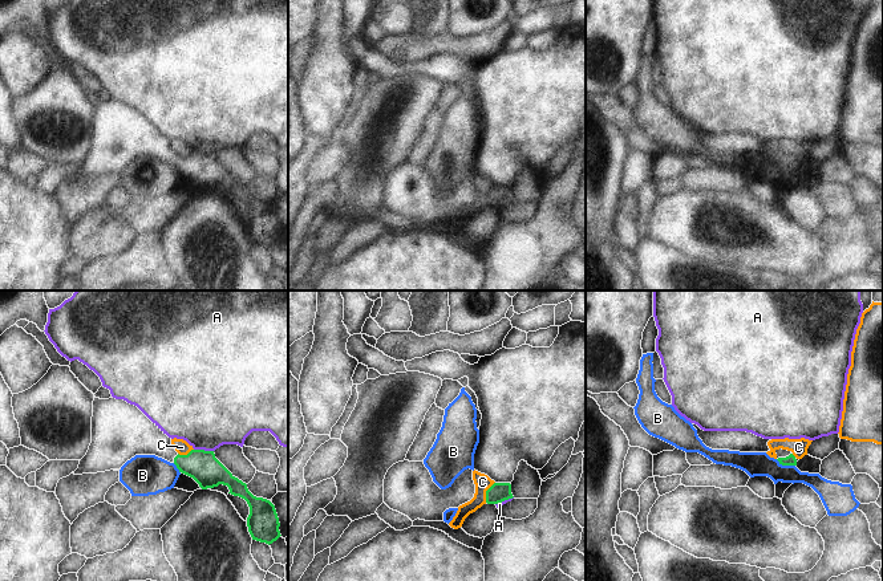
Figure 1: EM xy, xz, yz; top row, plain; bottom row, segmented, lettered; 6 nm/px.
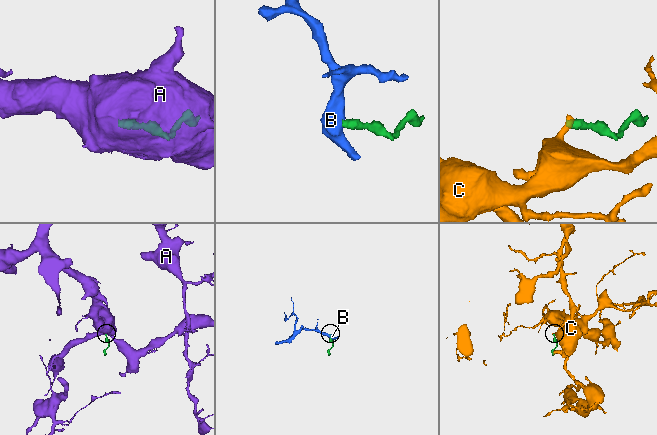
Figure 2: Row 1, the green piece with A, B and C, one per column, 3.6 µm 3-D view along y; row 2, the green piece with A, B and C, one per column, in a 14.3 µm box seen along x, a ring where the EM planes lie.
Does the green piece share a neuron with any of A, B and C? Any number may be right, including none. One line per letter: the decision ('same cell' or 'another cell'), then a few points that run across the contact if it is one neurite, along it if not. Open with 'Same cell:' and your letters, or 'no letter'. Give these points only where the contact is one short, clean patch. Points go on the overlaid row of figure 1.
Same cell: no letter
A: another cell; line xy (194, 449), (213, 451)
B: another cell; line yz (776, 459), (782, 464), (794, 466)
C: another cell; line xz (494, 482), (486, 491), (485, 502)

